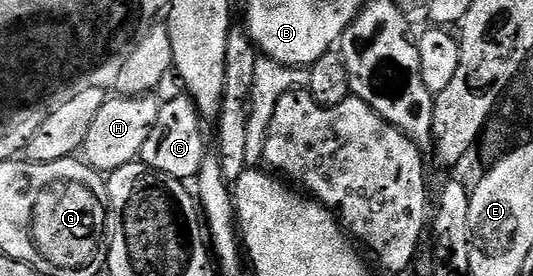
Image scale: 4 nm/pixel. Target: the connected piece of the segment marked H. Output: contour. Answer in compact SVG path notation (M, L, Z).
M117 94L106 99L99 114L95 114L95 122L91 122L91 130L87 130L83 149L85 163L102 174L114 172L134 163L140 157L143 146L161 113L162 101L156 100L155 97L156 95L153 94L144 96Z

